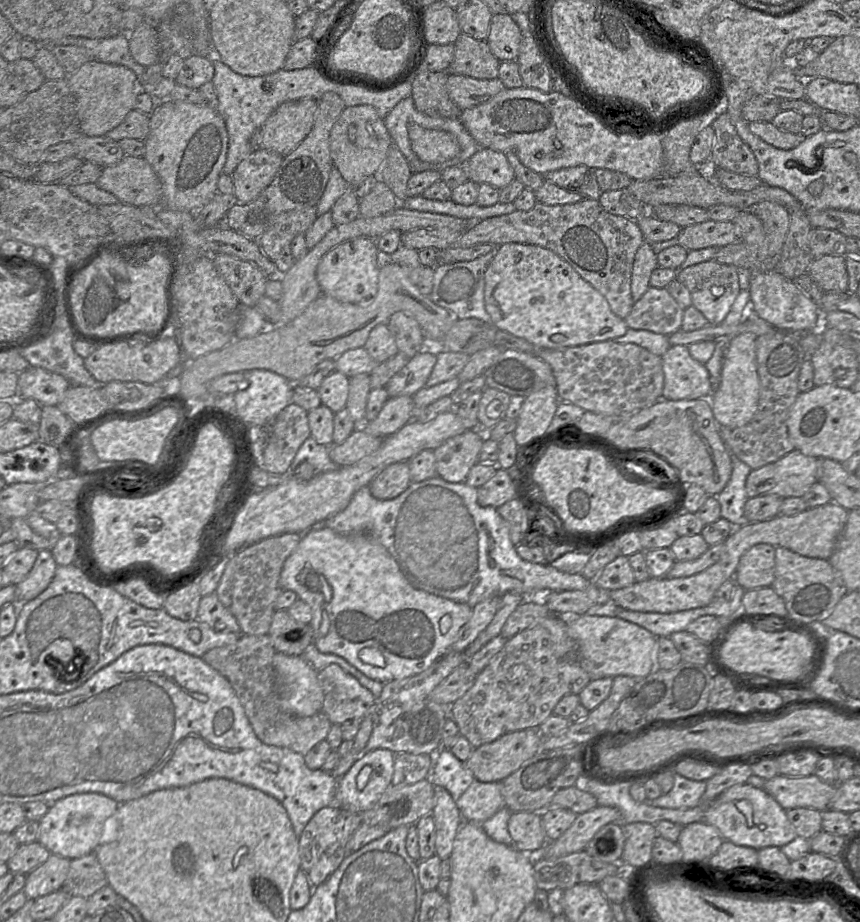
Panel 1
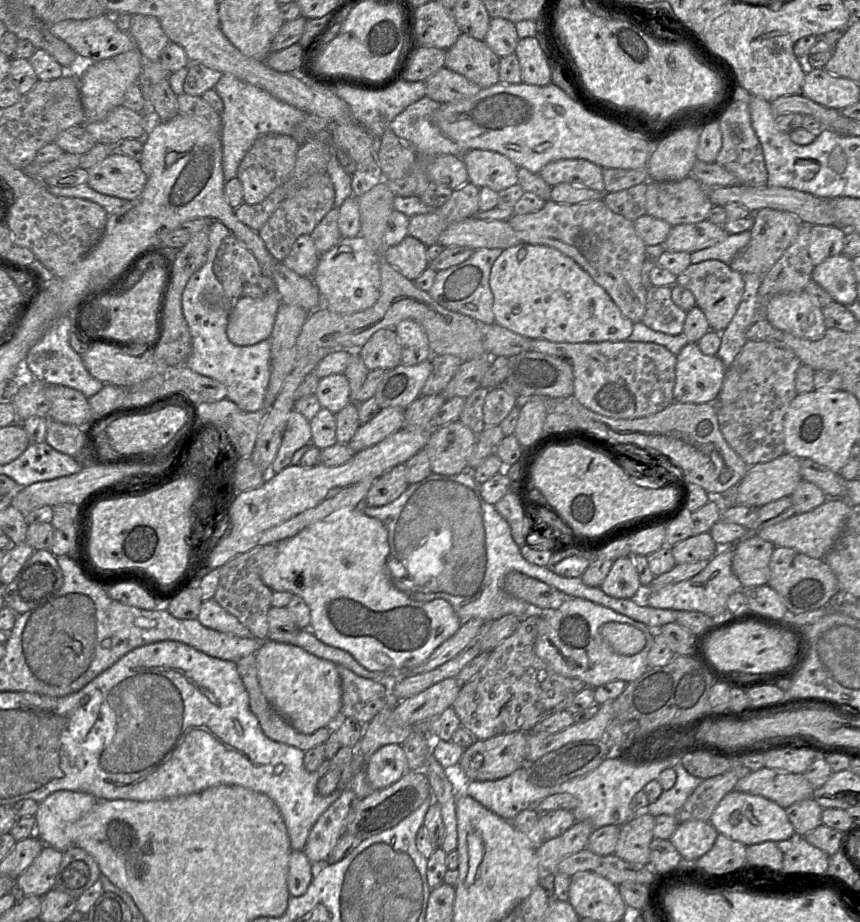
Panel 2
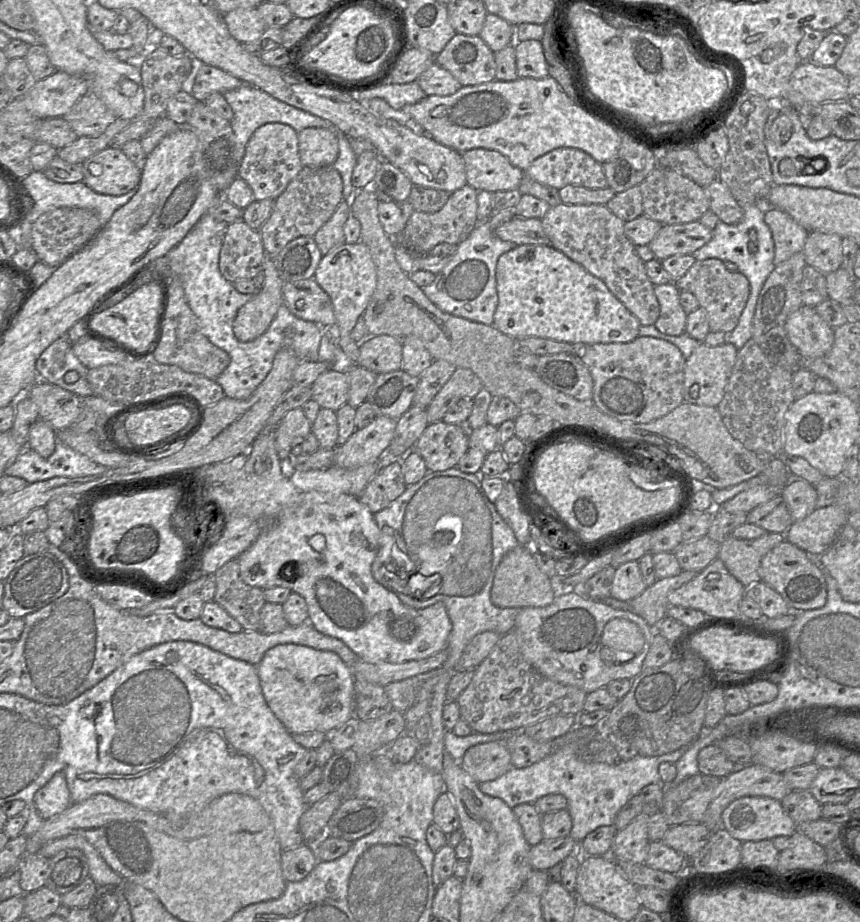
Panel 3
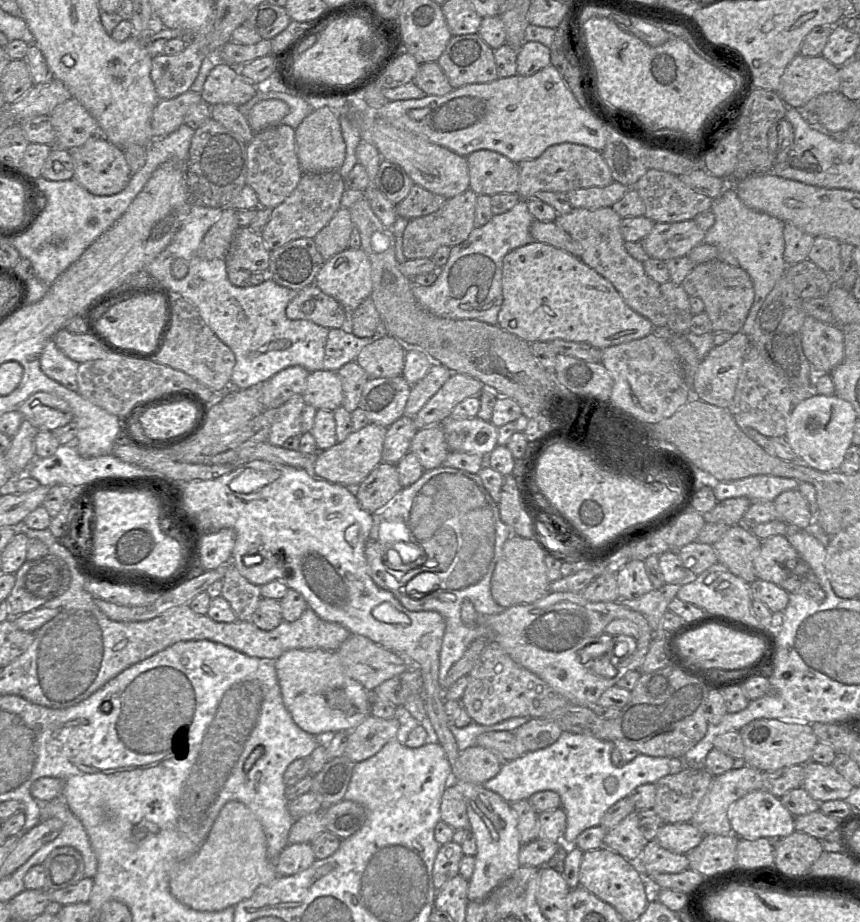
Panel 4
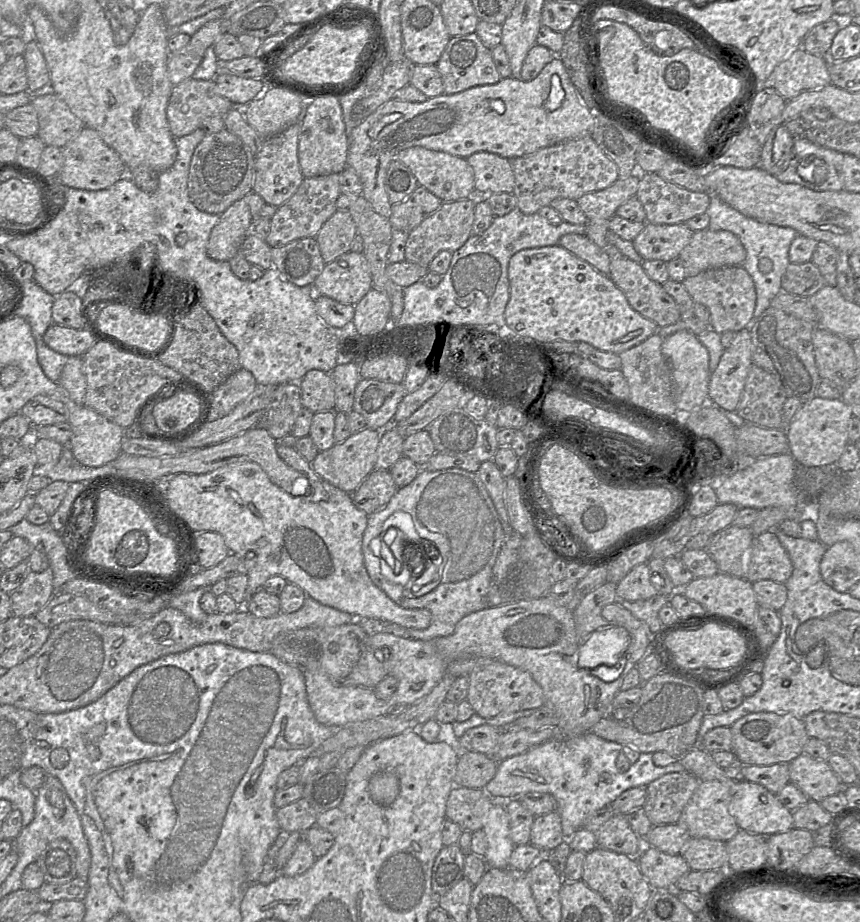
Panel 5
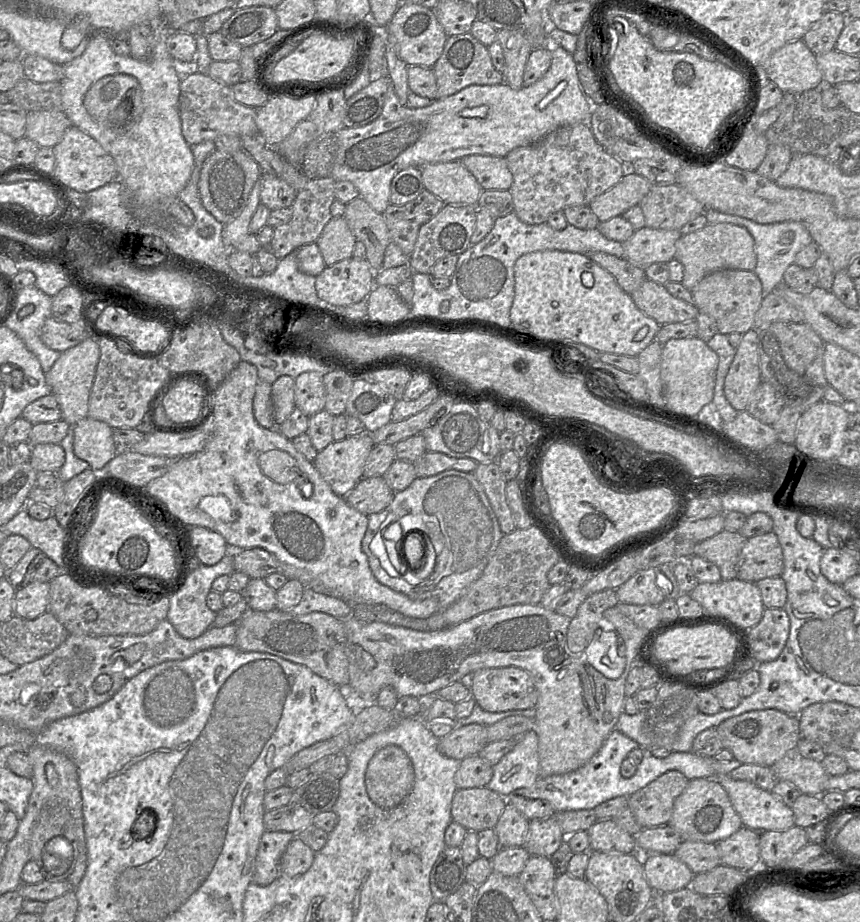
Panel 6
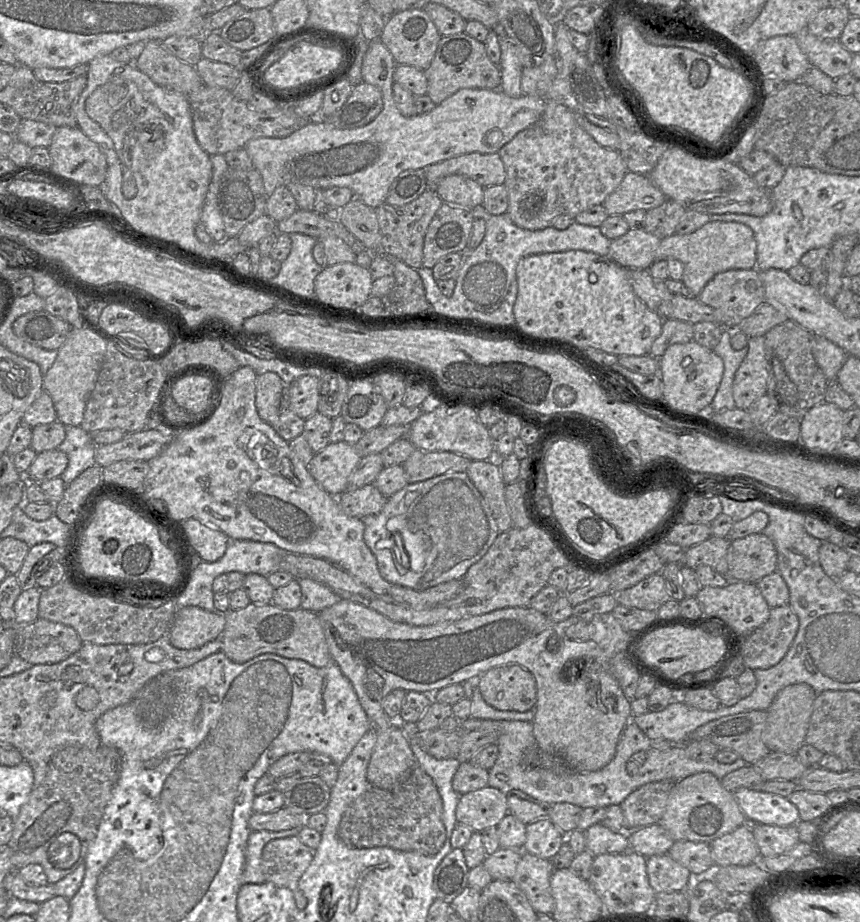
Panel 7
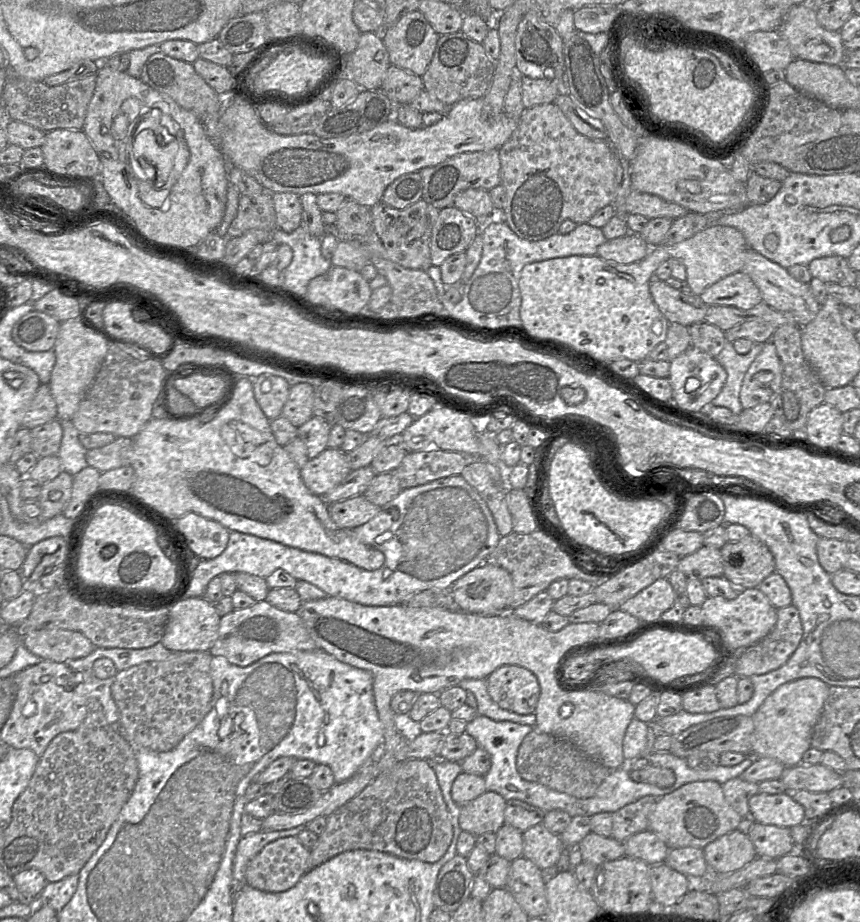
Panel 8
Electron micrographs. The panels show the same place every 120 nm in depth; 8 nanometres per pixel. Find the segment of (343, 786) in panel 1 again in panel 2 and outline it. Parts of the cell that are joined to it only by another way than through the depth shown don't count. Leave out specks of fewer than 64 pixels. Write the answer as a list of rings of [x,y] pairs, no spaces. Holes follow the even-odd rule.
[[[401,744],[381,747],[367,761],[366,780],[374,790],[382,790],[397,782],[407,772],[407,760]]]

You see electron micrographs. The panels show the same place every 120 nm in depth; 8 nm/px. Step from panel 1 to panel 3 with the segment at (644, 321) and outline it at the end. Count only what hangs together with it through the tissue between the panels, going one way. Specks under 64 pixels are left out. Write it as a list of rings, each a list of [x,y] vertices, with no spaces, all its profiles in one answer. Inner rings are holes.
[[[674,282],[655,285],[654,293],[660,306],[660,314],[654,326],[671,336],[686,333],[687,315],[680,304],[680,290]]]

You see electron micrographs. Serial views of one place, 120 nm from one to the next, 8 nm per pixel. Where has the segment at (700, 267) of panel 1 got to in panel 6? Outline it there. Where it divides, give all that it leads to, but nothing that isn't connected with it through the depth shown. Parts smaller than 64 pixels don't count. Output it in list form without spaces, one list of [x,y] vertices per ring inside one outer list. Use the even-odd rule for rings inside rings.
[[[723,269],[712,272],[699,281],[691,293],[699,312],[714,319],[718,333],[745,334],[756,327],[756,314],[763,300],[763,292],[761,281],[754,271]]]

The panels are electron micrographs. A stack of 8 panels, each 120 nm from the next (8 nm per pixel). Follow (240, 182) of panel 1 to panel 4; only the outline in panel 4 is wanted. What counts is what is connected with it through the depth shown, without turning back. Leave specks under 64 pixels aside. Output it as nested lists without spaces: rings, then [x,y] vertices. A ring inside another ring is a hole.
[[[279,124],[255,132],[253,139],[247,143],[246,152],[246,185],[256,192],[260,207],[273,209],[294,191],[303,175],[296,154],[295,130]]]

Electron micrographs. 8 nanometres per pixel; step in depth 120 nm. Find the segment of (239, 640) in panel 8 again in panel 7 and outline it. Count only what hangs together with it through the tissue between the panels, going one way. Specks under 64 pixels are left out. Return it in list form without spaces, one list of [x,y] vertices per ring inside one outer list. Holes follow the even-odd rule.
[[[250,602],[239,610],[229,609],[225,615],[225,626],[221,634],[221,651],[233,662],[244,663],[263,653],[274,653],[286,658],[301,659],[321,668],[333,663],[326,642],[319,614],[302,608],[285,610],[273,603],[255,604]]]

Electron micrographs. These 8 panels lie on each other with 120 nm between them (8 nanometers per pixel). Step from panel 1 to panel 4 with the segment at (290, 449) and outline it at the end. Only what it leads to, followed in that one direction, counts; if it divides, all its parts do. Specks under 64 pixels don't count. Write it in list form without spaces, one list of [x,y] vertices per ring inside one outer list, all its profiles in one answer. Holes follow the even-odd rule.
[[[302,394],[290,398],[277,409],[277,415],[270,428],[268,442],[282,447],[286,440],[302,434],[302,411],[306,405]]]

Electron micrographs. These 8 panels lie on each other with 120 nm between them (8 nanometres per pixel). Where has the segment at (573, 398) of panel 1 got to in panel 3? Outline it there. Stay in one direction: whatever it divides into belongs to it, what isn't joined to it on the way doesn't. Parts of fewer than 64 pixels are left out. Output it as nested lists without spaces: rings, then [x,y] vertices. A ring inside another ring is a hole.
[[[638,336],[628,343],[572,344],[574,353],[588,367],[593,379],[593,403],[620,421],[649,423],[665,416],[683,399],[686,359],[674,344]]]

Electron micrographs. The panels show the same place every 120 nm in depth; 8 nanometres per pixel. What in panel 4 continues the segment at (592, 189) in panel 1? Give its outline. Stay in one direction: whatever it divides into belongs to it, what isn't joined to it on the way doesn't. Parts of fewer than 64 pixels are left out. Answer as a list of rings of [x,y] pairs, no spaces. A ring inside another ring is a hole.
[[[565,142],[552,145],[538,158],[517,164],[520,172],[517,193],[522,200],[534,198],[539,191],[567,193],[579,188],[607,186],[614,181],[602,151],[582,144]]]

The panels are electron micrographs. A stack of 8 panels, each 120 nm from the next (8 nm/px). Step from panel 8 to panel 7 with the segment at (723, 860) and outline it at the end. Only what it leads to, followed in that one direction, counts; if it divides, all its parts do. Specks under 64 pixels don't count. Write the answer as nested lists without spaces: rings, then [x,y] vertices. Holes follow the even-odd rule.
[[[741,825],[732,832],[709,843],[715,865],[748,866],[760,858],[758,846],[751,828]]]

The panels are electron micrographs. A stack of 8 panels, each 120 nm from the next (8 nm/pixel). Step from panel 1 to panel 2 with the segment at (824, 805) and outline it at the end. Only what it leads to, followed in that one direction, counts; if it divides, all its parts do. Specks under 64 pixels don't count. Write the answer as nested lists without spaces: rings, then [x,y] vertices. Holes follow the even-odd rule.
[[[763,767],[738,779],[734,790],[763,796],[787,808],[797,801],[813,798],[815,788],[803,773]]]

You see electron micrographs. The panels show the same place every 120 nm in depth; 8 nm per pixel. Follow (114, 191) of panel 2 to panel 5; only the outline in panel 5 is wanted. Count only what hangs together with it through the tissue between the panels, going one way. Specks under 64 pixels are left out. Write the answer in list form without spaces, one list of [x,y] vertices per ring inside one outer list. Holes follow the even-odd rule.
[[[84,127],[67,145],[62,147],[63,165],[53,178],[62,184],[81,190],[106,189],[128,174],[128,169],[118,153],[109,147],[97,131]]]

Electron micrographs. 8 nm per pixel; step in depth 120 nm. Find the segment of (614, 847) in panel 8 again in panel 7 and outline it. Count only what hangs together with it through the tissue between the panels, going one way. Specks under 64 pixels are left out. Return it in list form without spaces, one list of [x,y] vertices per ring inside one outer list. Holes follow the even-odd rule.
[[[596,823],[585,831],[586,850],[593,856],[606,853],[623,853],[629,850],[628,832],[615,832],[602,823]]]

